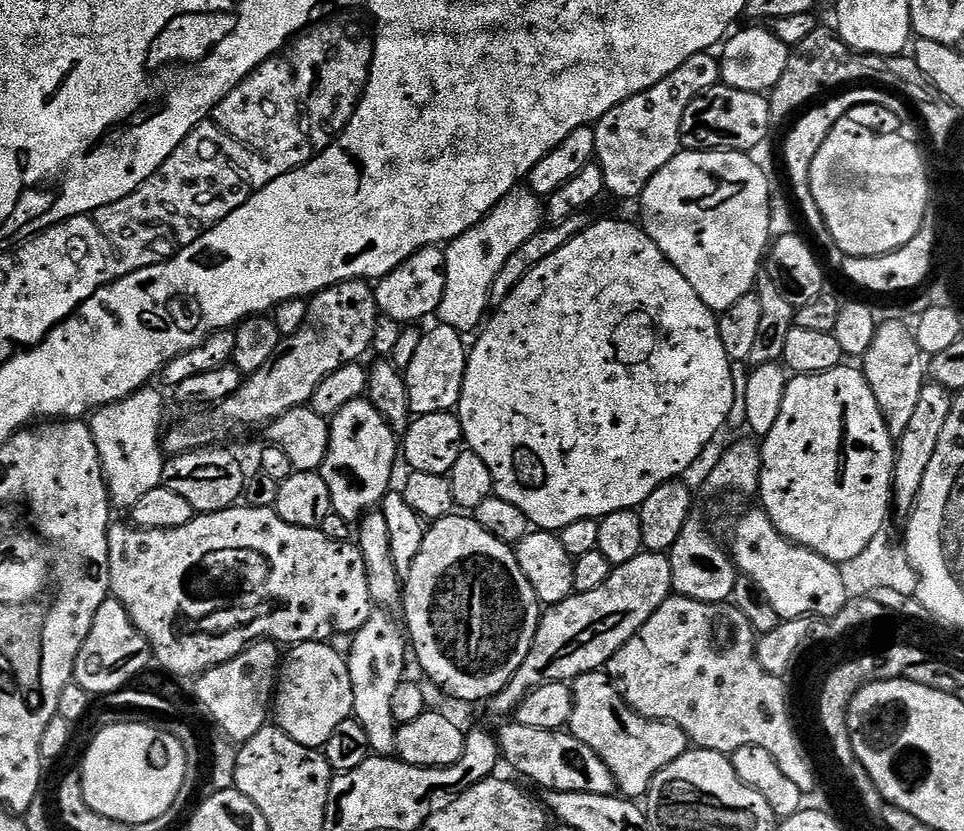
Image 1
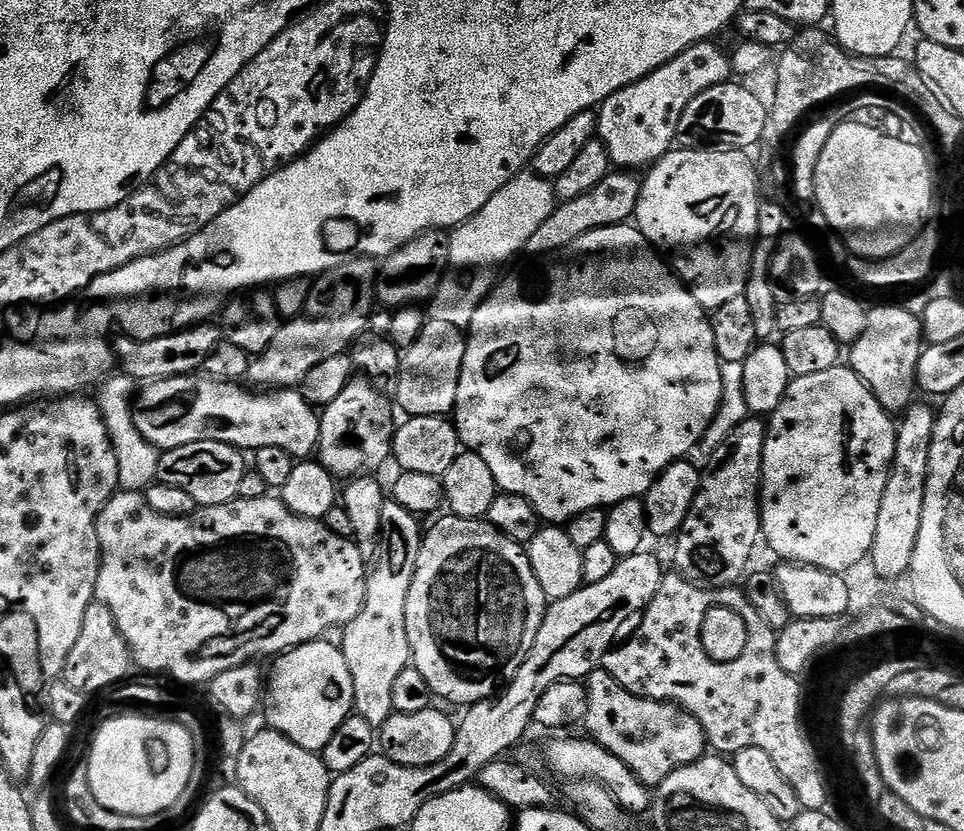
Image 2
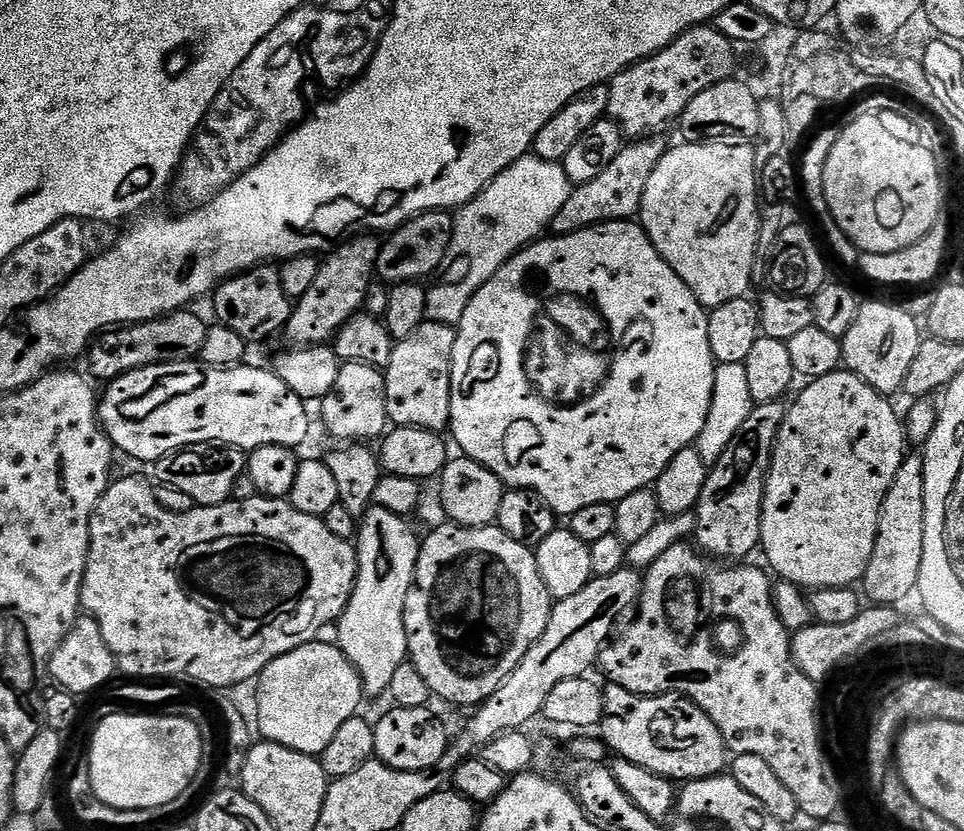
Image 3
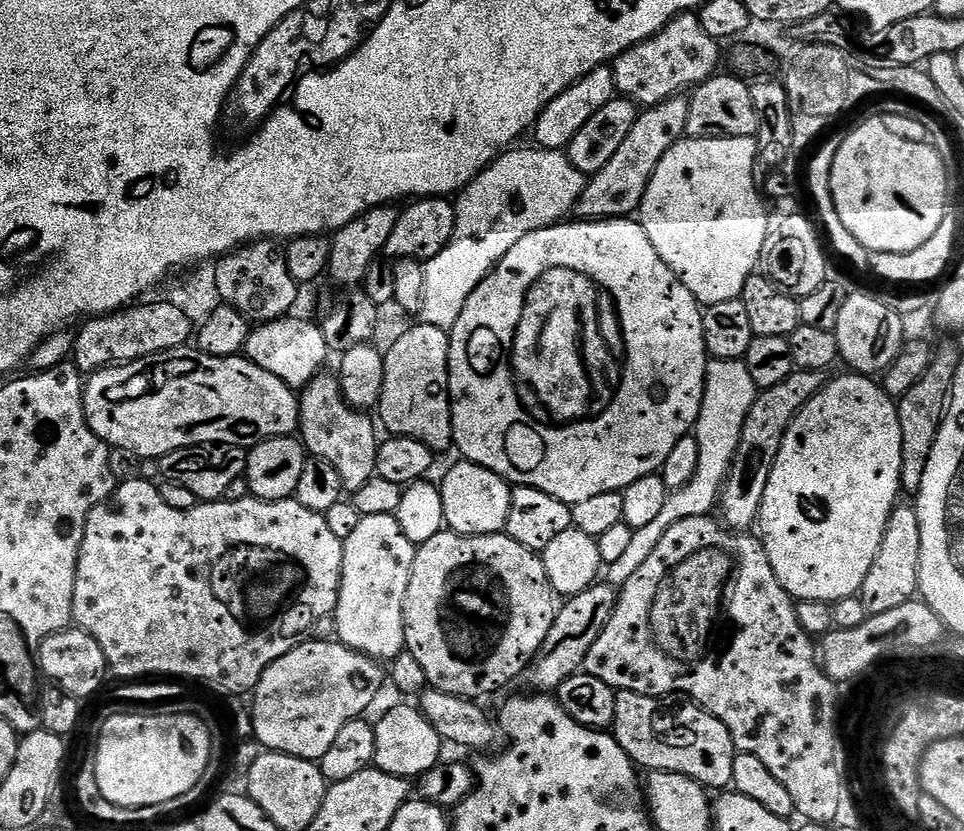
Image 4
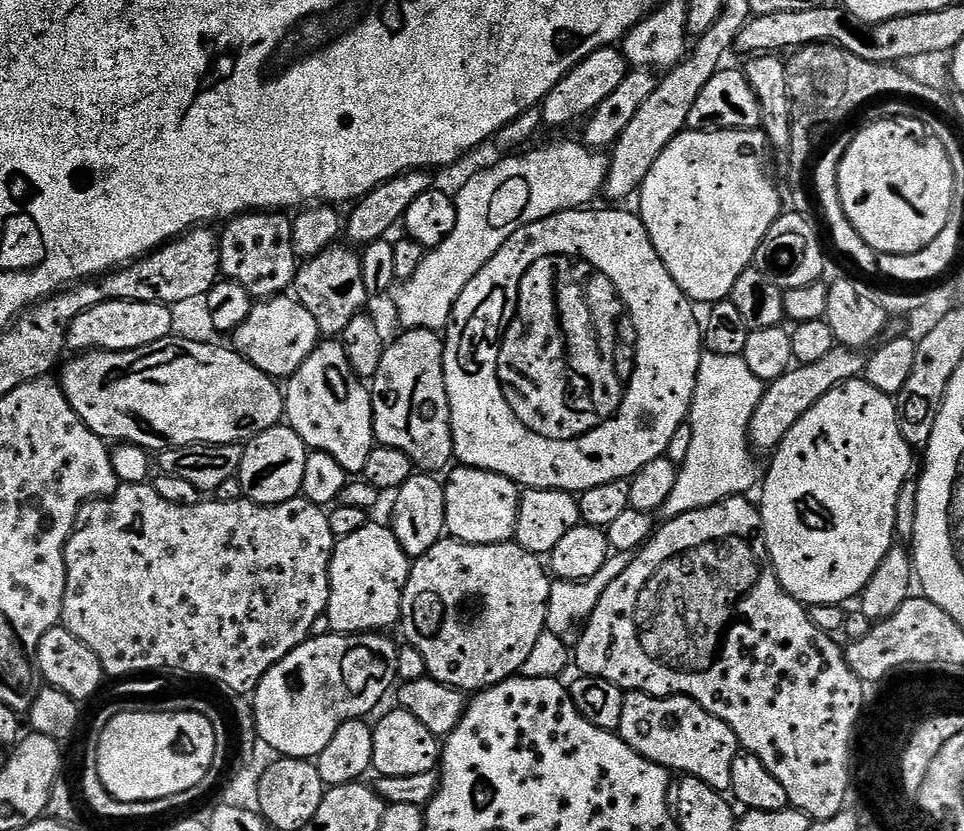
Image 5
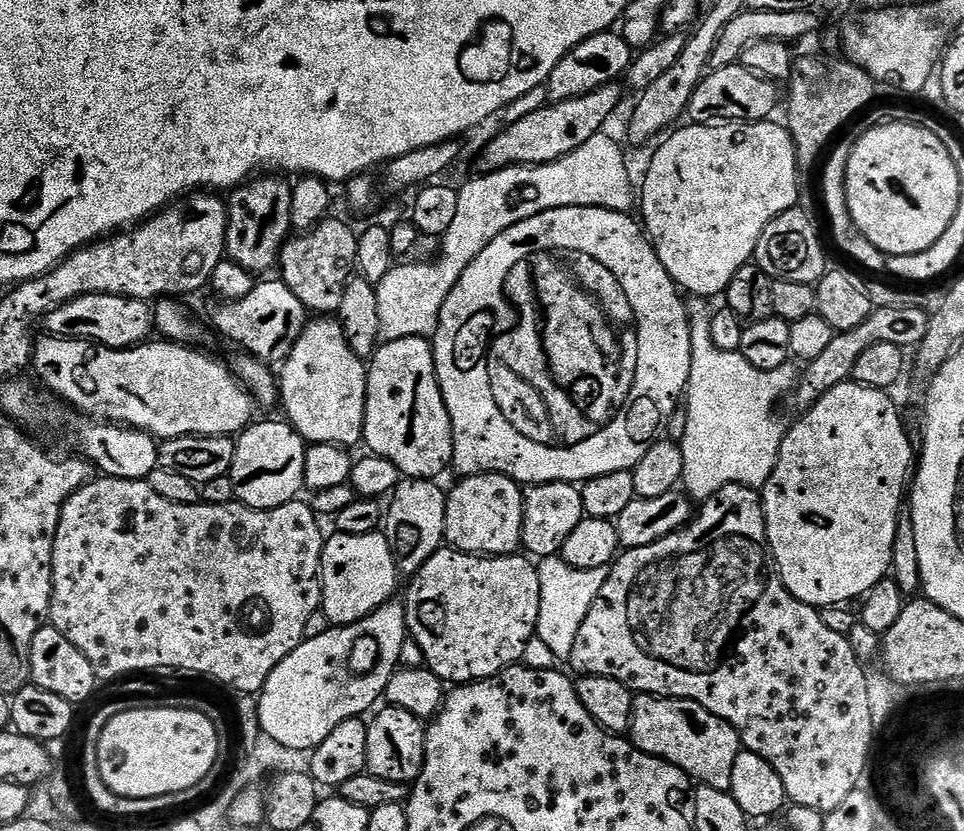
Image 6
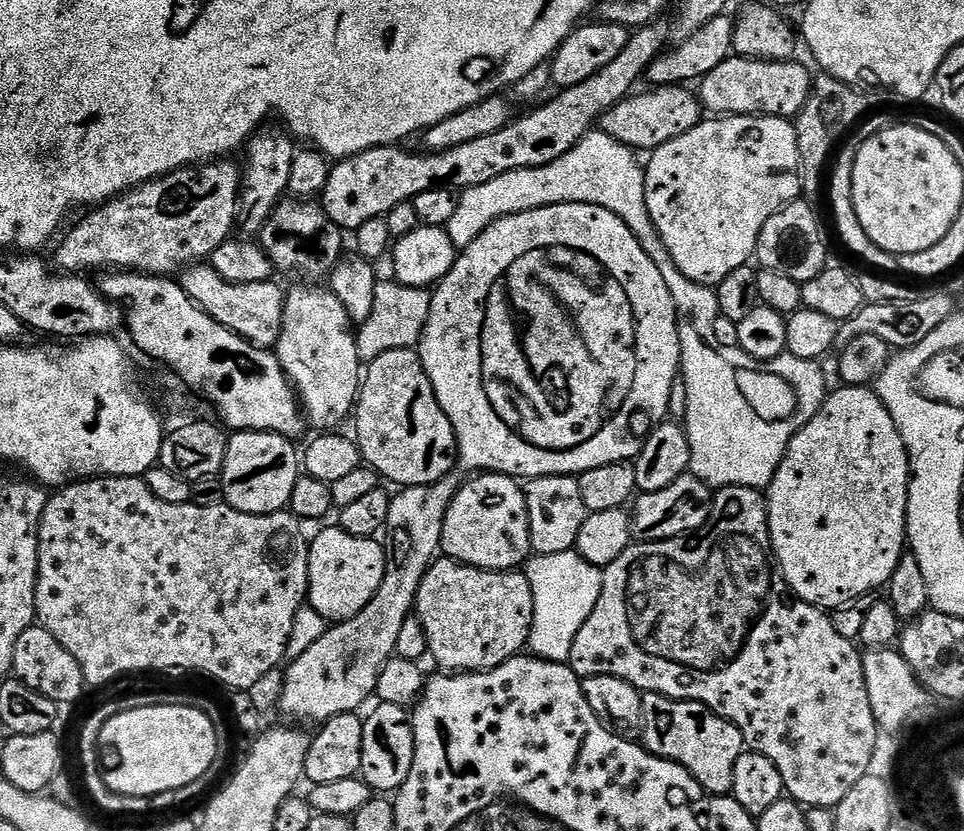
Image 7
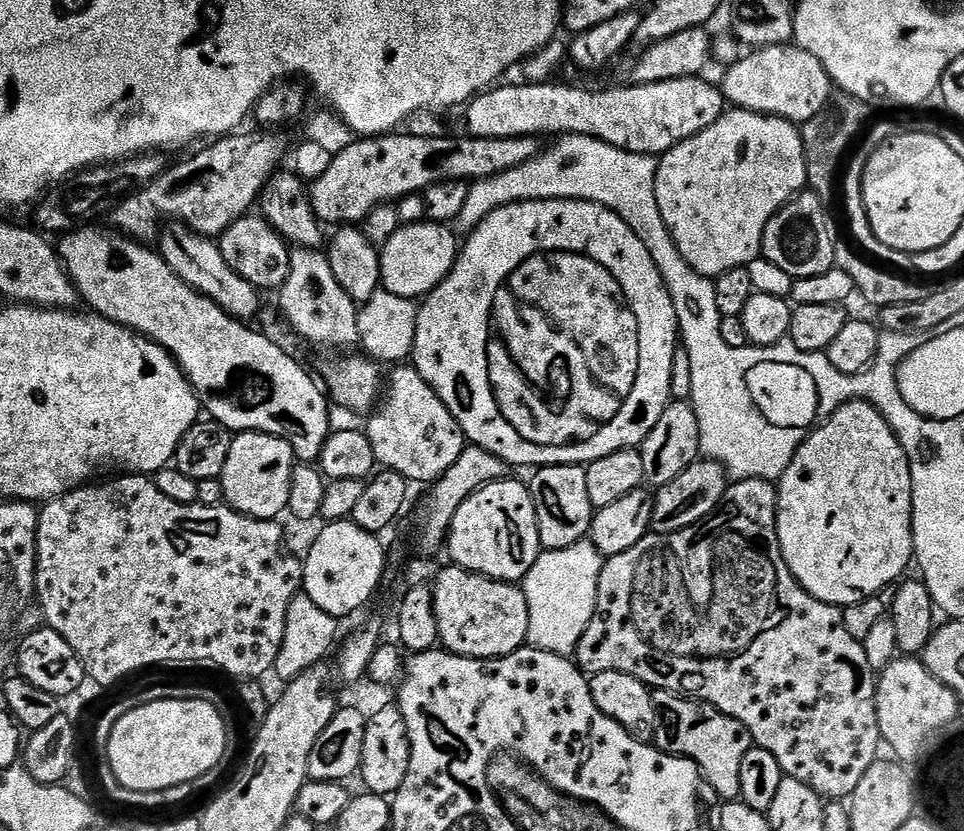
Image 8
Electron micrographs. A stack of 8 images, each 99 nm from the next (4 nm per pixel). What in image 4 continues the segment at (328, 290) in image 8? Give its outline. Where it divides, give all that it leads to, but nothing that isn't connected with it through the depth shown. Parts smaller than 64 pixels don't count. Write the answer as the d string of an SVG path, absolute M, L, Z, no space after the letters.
M324 375L313 376L312 381L299 393L298 436L315 459L330 462L330 466L338 470L338 478L342 478L345 493L351 494L362 490L362 486L366 486L366 482L370 482L370 478L376 475L377 425L374 420L372 425L372 420L368 417L371 415L349 406L335 375Z

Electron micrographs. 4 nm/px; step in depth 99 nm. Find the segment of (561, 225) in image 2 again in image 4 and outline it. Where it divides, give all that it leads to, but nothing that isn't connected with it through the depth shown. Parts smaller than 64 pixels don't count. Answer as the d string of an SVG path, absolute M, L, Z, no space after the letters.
M687 95L671 96L669 100L644 108L630 126L626 142L618 146L614 158L602 166L584 185L584 192L578 198L574 209L575 215L582 220L619 220L639 213L650 178L658 170L658 162L677 142L685 139L686 118L688 117Z

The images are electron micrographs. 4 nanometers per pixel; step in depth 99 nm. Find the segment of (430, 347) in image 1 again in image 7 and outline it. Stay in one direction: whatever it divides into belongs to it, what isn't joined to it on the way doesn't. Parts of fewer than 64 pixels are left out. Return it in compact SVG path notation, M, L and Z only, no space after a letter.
M416 348L386 350L386 354L370 361L362 376L360 395L354 409L355 420L354 439L360 446L363 463L374 469L389 485L400 484L396 486L406 489L437 483L446 478L456 464L456 431L434 394L434 386L424 372Z

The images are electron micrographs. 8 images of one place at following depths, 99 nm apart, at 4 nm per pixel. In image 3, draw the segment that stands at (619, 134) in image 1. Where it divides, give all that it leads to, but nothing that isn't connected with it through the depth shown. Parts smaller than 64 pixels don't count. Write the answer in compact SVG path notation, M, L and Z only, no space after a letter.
M714 26L686 30L670 46L622 70L608 84L610 102L607 115L628 138L647 138L663 133L667 124L675 125L680 116L702 94L718 82L733 79L736 52L732 40Z

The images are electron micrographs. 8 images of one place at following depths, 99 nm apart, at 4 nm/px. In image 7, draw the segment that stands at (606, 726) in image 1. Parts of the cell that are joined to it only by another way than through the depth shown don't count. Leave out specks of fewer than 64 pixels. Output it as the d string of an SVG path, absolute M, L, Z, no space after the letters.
M657 692L643 693L643 747L664 760L672 760L691 774L705 793L727 796L734 786L734 762L746 751L740 728L717 712L693 700L675 700Z

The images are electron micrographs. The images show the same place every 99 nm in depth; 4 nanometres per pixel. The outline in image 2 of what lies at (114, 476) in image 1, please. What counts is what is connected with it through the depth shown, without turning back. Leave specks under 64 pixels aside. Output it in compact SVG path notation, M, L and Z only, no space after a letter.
M112 374L99 385L99 388L100 393L95 393L94 399L106 422L114 458L118 458L119 487L126 492L144 492L150 485L157 483L156 471L161 453L153 444L146 442L146 438L138 434L138 426L134 426L132 410L138 395L137 381L123 374Z

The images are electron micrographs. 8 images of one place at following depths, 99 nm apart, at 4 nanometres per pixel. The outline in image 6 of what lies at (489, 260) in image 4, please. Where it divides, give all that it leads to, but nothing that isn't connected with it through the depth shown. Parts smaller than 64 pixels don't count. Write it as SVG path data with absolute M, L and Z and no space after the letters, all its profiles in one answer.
M608 134L590 138L590 142L578 146L578 150L566 154L566 158L549 164L516 164L513 168L477 177L458 191L458 211L454 213L450 230L442 237L440 257L429 264L404 262L393 266L390 274L376 285L381 341L435 336L442 306L458 278L462 278L462 270L466 270L502 230L510 230L510 226L534 218L534 214L555 208L605 208L627 213L633 211L632 204L634 208L632 176L628 173L624 152L619 142L611 140Z

